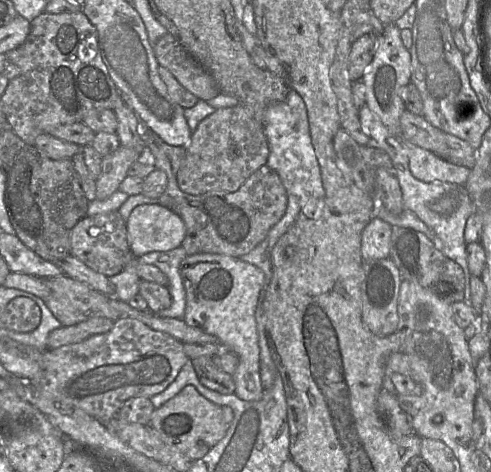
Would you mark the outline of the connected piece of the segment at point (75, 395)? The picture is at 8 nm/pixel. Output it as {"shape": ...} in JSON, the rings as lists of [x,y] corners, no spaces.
{"shape":[[[120,317],[104,334],[45,350],[41,369],[30,383],[55,404],[79,408],[99,422],[107,423],[116,417],[126,400],[152,398],[164,391],[189,360],[183,343],[171,335],[153,330],[136,319]]]}

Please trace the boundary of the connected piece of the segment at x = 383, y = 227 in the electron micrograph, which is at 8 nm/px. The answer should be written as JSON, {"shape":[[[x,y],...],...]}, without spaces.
{"shape":[[[374,216],[361,235],[361,256],[363,260],[383,259],[390,256],[392,226]]]}

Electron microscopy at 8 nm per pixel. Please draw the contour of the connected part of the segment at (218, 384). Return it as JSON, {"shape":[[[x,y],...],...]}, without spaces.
{"shape":[[[198,357],[192,359],[197,378],[206,388],[223,395],[234,394],[235,383],[230,374],[219,369],[212,361],[212,357]]]}

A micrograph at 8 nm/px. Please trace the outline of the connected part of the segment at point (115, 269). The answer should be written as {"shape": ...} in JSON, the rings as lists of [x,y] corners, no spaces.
{"shape":[[[118,211],[85,216],[79,220],[71,231],[70,244],[71,255],[107,277],[121,272],[134,256],[127,240],[127,222]]]}

